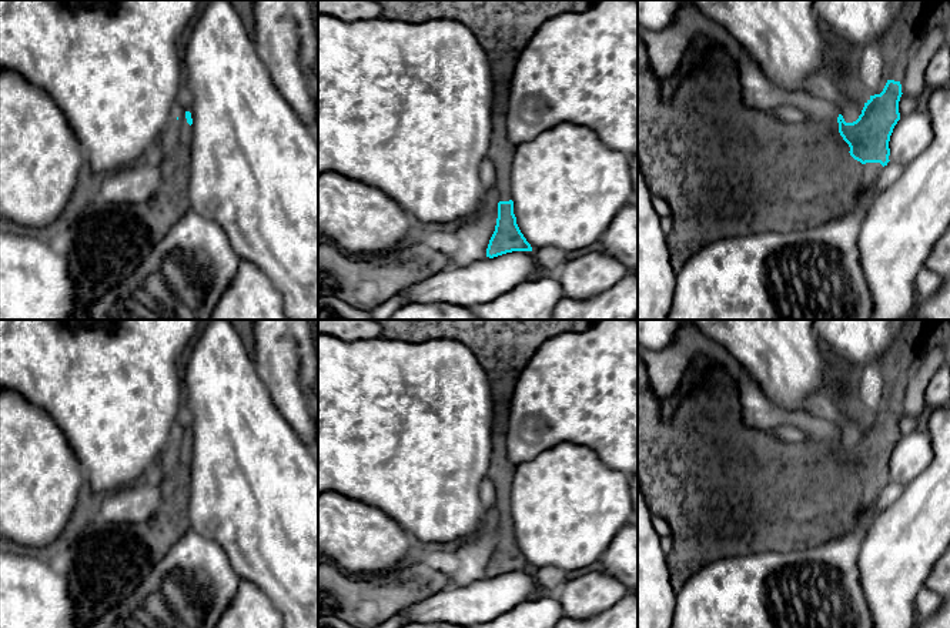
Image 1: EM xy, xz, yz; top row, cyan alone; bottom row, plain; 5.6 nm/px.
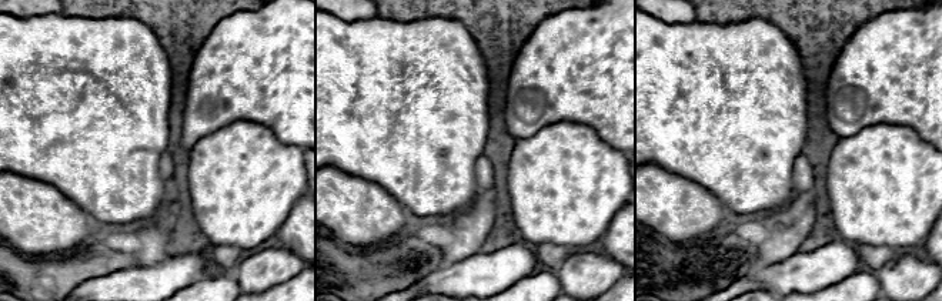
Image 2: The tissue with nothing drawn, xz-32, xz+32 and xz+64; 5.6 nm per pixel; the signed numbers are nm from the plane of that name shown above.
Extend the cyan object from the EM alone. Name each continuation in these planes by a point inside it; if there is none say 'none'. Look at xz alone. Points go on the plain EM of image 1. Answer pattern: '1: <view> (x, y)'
1: xz (504, 347)

